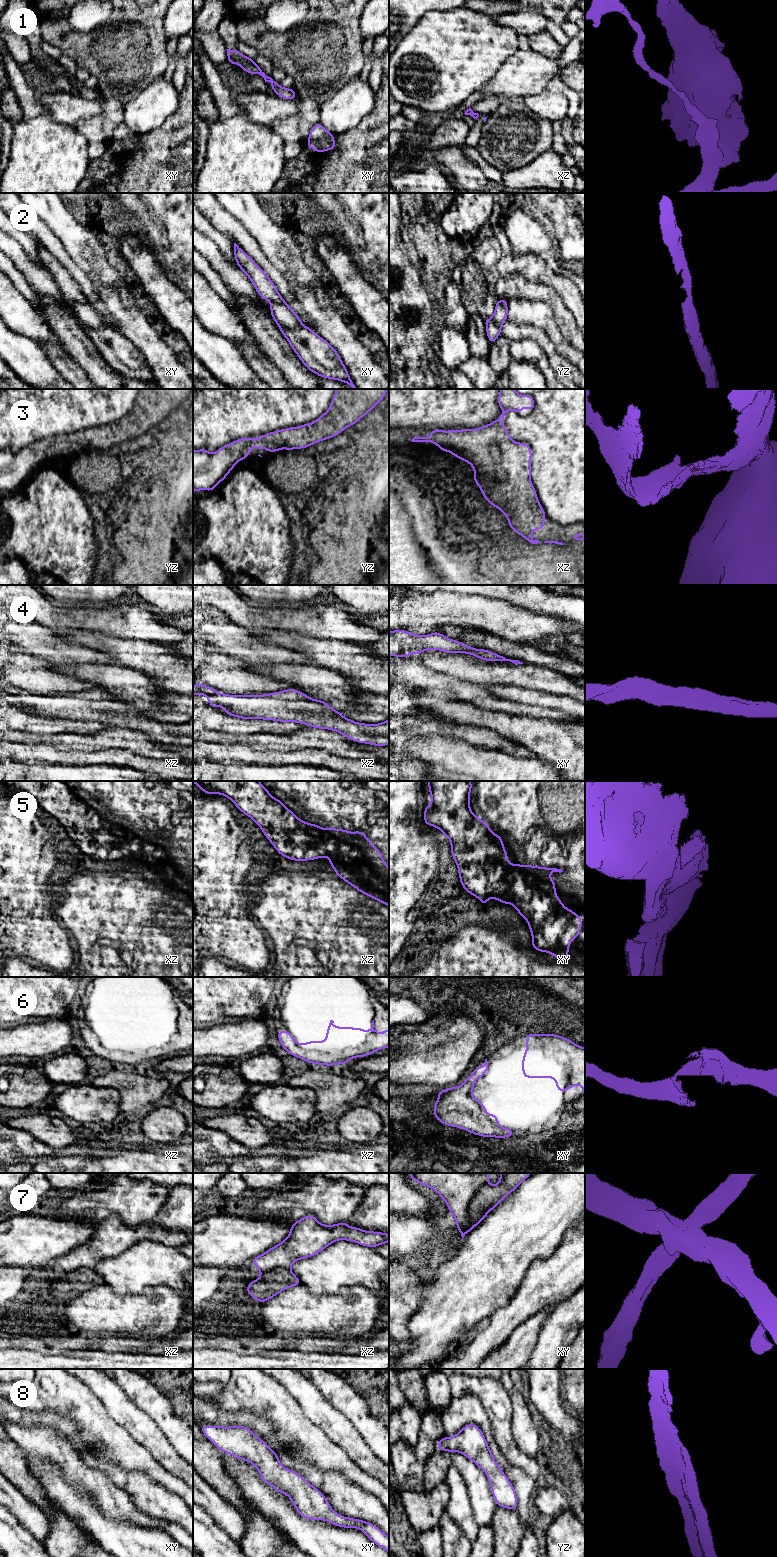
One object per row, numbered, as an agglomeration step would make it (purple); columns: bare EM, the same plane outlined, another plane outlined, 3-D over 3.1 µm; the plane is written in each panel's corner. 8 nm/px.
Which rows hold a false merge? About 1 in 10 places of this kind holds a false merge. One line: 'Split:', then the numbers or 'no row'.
Split: 1, 7

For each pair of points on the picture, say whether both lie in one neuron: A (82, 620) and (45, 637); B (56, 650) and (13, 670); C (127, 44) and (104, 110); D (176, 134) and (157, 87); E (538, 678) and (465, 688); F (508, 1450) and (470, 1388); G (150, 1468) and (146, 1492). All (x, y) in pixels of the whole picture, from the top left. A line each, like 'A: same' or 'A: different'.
A: different
B: different
C: different
D: different
E: different
F: same
G: different

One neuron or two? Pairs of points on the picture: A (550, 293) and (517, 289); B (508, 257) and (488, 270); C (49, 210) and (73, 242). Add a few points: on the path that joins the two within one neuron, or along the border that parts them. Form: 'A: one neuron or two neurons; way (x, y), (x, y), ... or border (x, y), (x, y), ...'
A: one neuron; way (542, 292), (525, 289)
B: two neurons; border (497, 241), (499, 249), (498, 272), (500, 275)
C: one neuron; way (57, 218), (72, 234)

